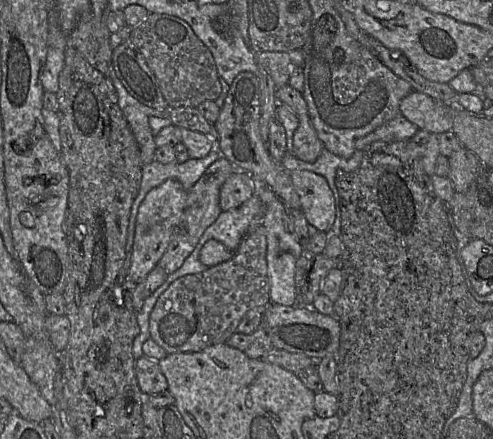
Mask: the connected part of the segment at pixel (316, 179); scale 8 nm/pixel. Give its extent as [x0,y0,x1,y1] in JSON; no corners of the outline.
[290,170,336,234]

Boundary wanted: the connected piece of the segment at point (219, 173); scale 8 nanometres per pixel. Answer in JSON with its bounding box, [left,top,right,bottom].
[158,156,237,275]

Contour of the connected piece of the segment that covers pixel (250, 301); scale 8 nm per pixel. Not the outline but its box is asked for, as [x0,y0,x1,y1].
[149,225,270,354]

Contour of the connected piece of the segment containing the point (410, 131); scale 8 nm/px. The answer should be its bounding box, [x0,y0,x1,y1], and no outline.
[355,114,419,150]

